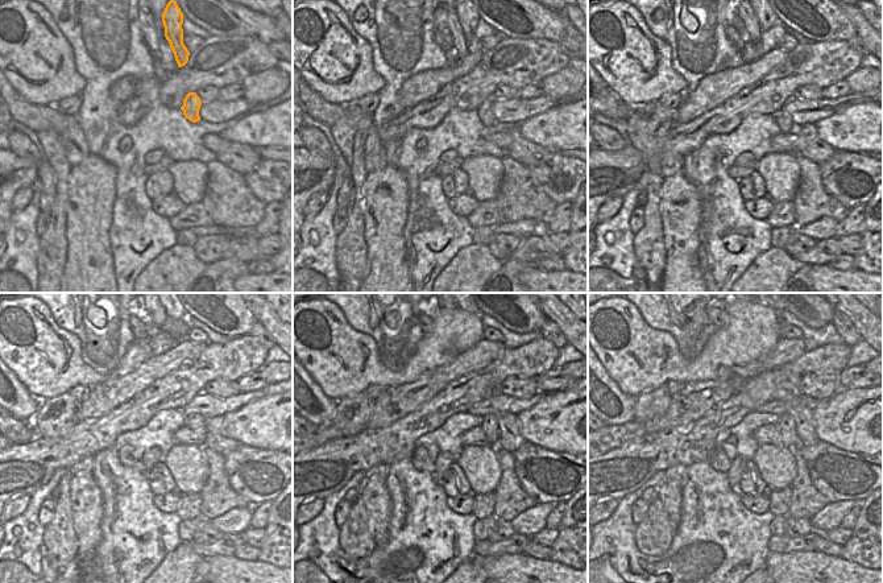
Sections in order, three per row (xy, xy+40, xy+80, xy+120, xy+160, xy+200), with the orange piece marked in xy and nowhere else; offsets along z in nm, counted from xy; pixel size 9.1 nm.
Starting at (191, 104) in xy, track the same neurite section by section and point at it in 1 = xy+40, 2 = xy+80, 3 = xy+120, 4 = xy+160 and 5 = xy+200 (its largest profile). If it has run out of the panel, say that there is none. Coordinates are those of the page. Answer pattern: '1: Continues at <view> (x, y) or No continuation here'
1: Continues at xy+40 (484, 111)
2: Continues at xy+80 (786, 125)
3: Continues at xy+120 (194, 421)
4: Continues at xy+160 (489, 424)
5: Continues at xy+200 (786, 425).

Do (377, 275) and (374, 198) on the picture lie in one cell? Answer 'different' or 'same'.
same

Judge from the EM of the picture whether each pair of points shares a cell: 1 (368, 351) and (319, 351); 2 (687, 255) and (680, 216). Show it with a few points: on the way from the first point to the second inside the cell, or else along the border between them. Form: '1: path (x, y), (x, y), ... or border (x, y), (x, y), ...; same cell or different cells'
1: path (356, 351), (331, 351); same cell
2: path (684, 245), (680, 238), (680, 226); same cell

